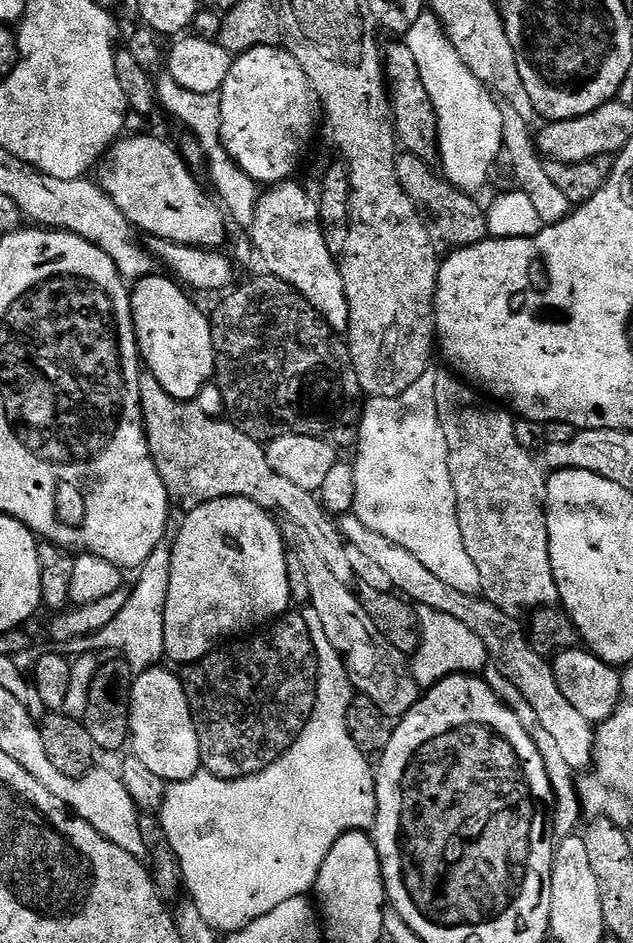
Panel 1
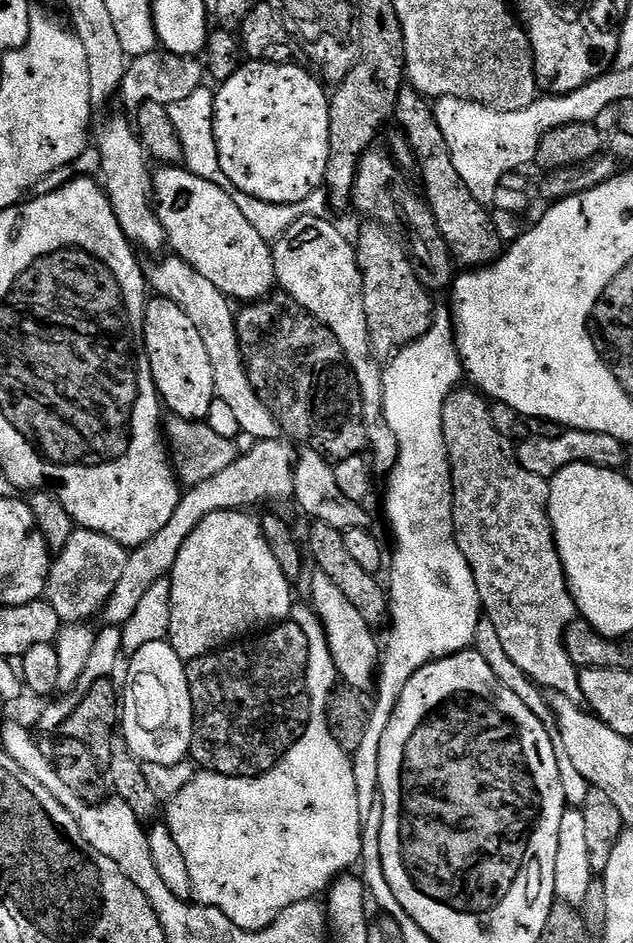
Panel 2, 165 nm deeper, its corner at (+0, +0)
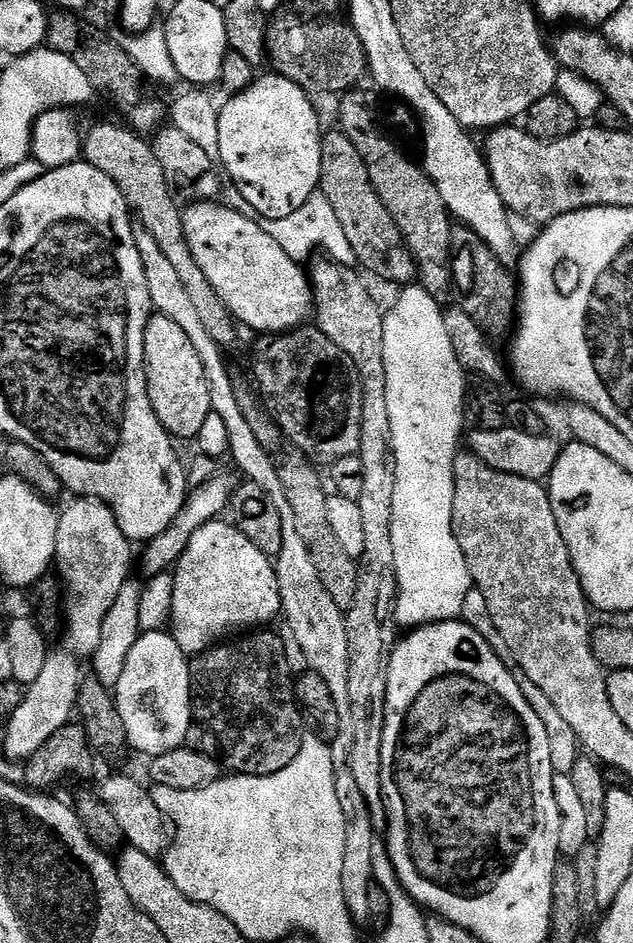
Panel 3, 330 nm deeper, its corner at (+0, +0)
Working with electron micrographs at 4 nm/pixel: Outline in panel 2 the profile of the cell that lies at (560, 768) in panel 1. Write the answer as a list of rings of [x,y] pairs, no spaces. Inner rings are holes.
[[[481,618],[476,627],[474,651],[482,654],[482,658],[486,658],[486,666],[490,666],[490,670],[494,670],[498,682],[502,682],[502,686],[514,690],[514,694],[518,694],[518,698],[522,698],[522,702],[526,702],[530,714],[534,714],[534,718],[538,718],[538,722],[542,722],[542,726],[546,726],[546,734],[550,734],[550,742],[554,742],[554,758],[558,758],[558,778],[562,778],[562,794],[565,805],[576,810],[583,809],[590,786],[586,782],[586,778],[582,778],[582,774],[578,774],[574,762],[568,757],[566,746],[562,743],[562,734],[558,734],[558,722],[552,713],[551,703],[546,699],[540,686],[536,685],[526,674],[522,674],[522,670],[518,670],[518,666],[514,666],[514,662],[510,662],[510,657],[502,646],[502,638],[498,638],[498,630],[494,630],[494,622],[490,622],[487,618]]]

